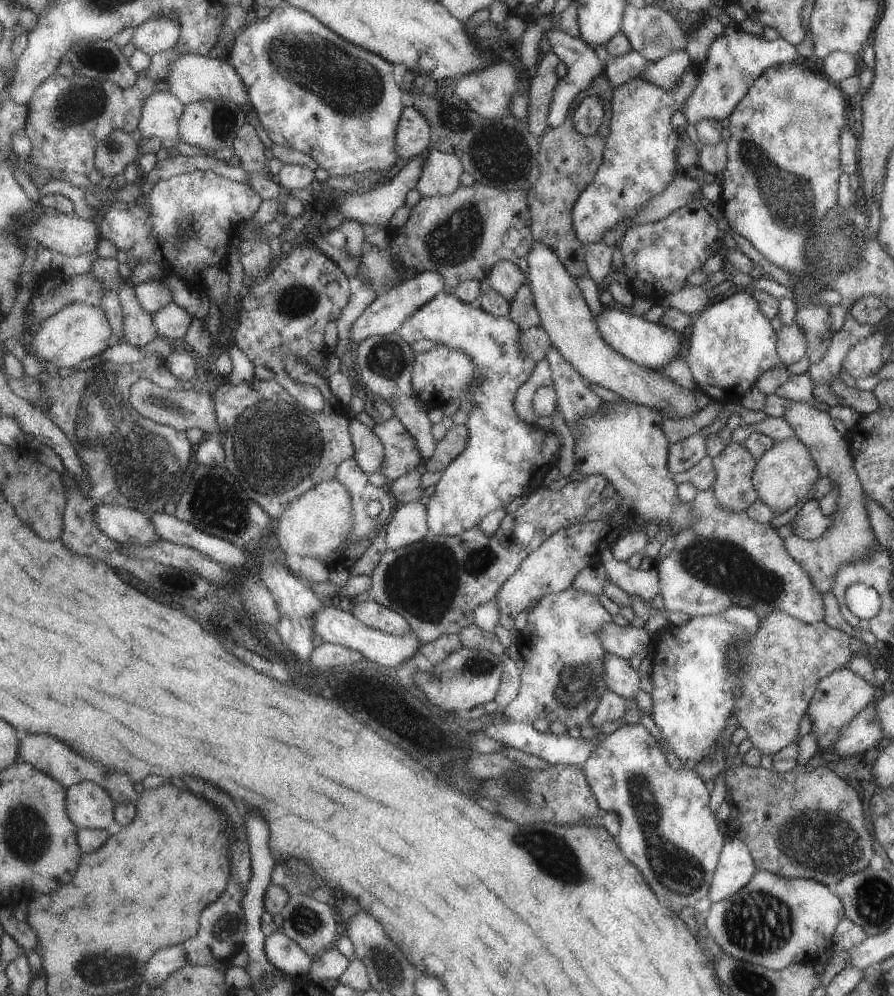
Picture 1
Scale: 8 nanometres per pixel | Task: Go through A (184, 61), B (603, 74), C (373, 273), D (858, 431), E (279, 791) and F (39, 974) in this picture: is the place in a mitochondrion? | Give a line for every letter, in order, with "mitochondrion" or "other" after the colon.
A: other
B: other
C: mitochondrion
D: other
E: other
F: other

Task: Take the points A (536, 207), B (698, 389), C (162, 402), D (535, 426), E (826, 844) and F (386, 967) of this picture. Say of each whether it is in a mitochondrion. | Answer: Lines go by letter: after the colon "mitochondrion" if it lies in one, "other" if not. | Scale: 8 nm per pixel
A: other
B: other
C: mitochondrion
D: other
E: mitochondrion
F: mitochondrion

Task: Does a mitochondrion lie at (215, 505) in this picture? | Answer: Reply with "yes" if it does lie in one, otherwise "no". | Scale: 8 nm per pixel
yes

